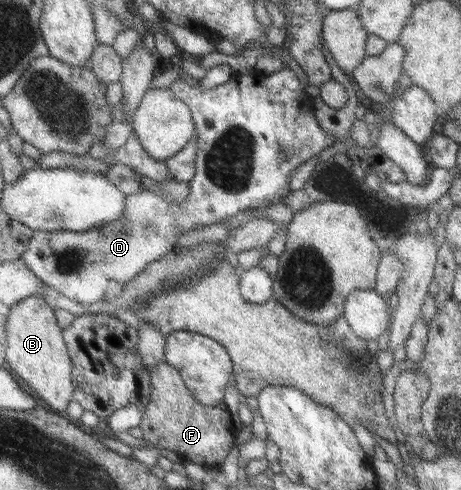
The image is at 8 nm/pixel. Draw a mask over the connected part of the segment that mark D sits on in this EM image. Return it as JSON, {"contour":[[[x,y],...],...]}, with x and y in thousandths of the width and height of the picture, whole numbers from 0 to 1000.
{"contour":[[[605,133],[601,145],[586,153],[555,147],[536,155],[503,153],[486,171],[449,184],[408,176],[388,161],[375,165],[367,180],[377,200],[395,206],[412,227],[427,298],[423,347],[403,371],[403,400],[390,418],[371,418],[338,402],[328,386],[306,386],[269,400],[267,435],[219,463],[197,463],[197,469],[180,473],[76,469],[48,529],[93,580],[128,602],[178,622],[210,616],[223,610],[239,576],[271,580],[319,539],[377,512],[380,490],[397,473],[419,471],[423,461],[479,455],[527,431],[601,416],[629,396],[625,376],[636,347],[729,288],[692,259],[683,237],[675,237],[675,204],[659,196],[659,180],[618,133]]]}

